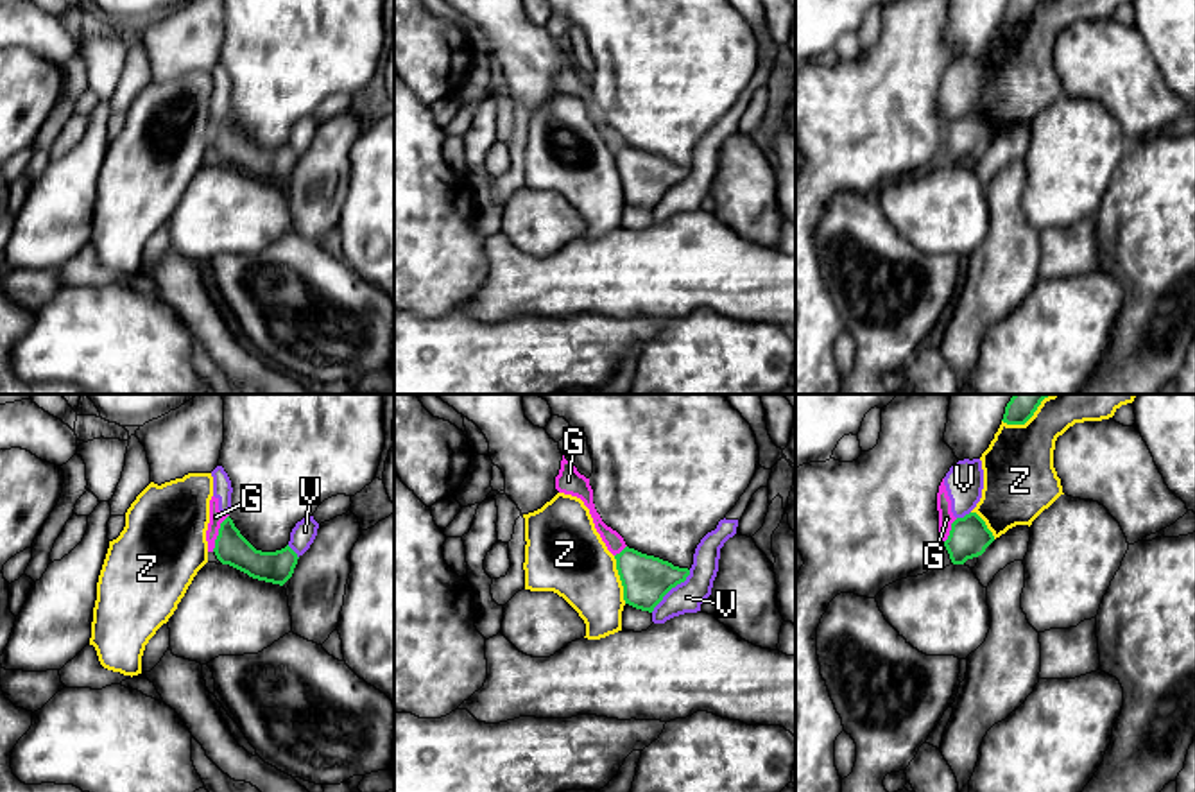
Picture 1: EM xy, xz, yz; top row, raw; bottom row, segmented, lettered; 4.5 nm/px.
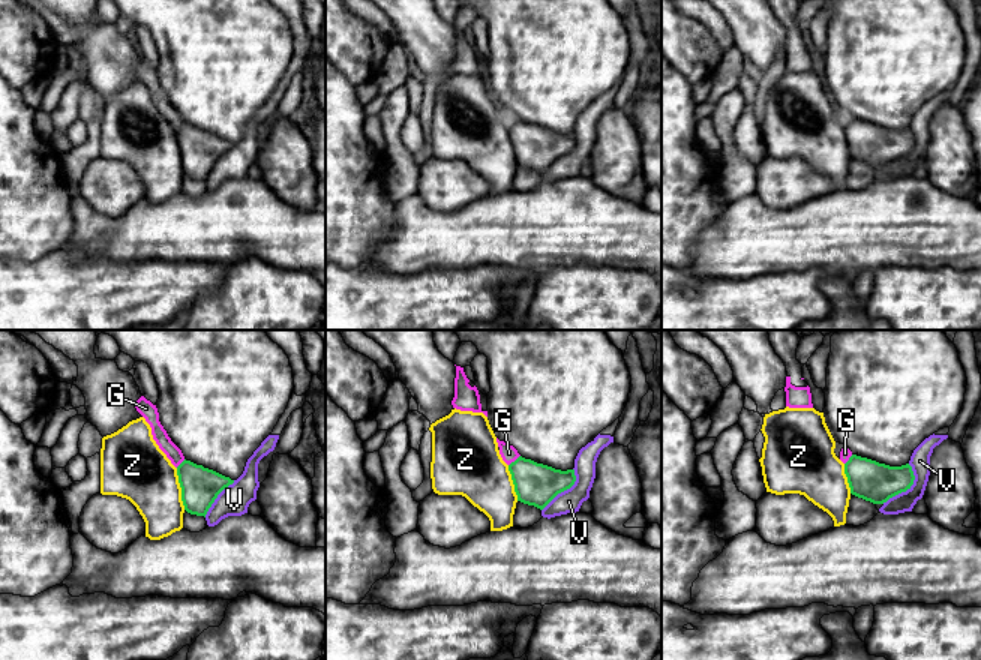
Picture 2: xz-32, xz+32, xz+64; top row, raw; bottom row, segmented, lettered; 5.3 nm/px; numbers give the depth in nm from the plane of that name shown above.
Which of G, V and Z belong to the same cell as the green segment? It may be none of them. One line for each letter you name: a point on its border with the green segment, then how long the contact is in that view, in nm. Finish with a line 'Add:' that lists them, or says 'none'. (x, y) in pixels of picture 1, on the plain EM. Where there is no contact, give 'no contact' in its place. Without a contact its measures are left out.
Add: none

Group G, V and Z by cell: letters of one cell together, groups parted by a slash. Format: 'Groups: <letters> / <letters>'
Groups: G V / Z

